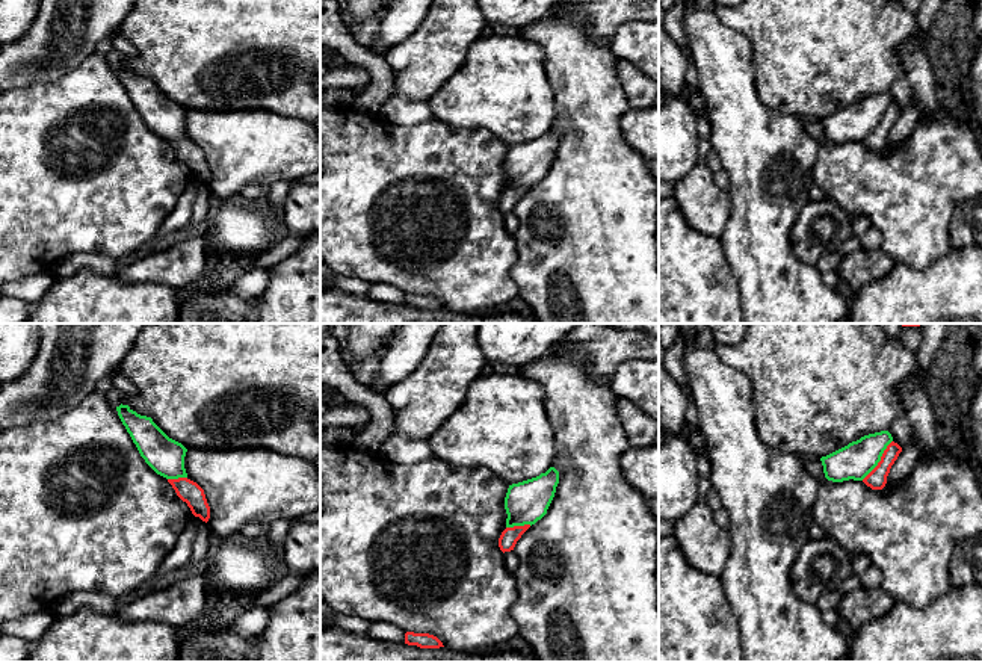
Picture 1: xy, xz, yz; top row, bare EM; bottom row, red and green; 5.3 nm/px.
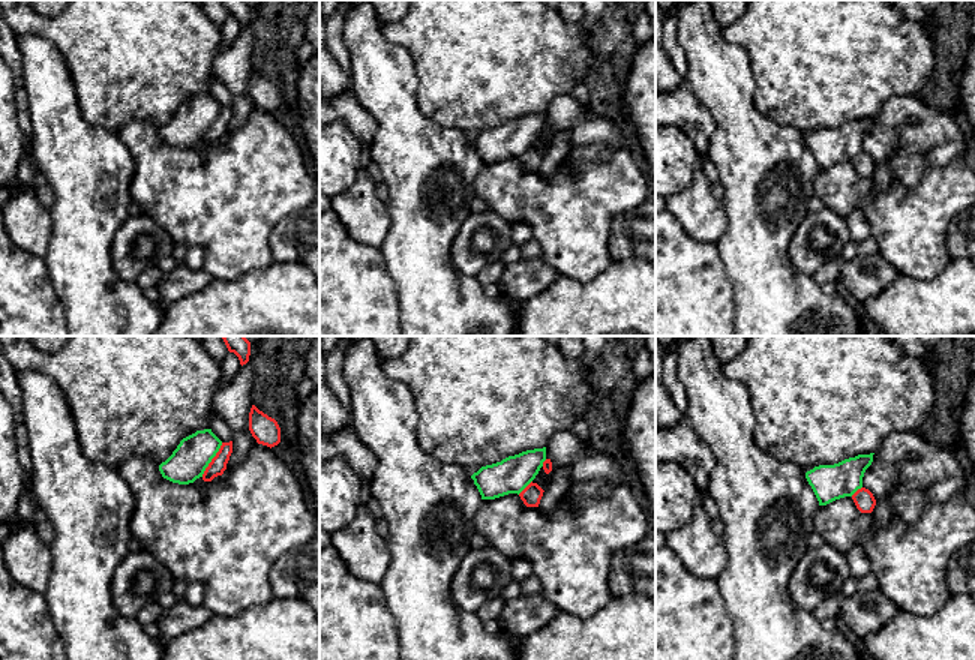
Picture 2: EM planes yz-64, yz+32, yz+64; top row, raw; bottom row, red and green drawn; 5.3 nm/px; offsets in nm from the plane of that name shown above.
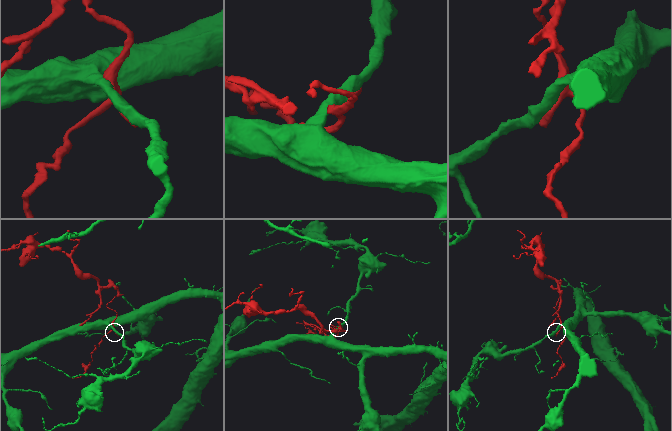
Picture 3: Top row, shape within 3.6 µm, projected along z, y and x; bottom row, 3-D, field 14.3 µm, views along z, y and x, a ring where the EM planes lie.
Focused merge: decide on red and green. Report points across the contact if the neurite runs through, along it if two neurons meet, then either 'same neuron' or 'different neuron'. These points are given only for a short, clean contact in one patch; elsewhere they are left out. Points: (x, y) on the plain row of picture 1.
different neuron

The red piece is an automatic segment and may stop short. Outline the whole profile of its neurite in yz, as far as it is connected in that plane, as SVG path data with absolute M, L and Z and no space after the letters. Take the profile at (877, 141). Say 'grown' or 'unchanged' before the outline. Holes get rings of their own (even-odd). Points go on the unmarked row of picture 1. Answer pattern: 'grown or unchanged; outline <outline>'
unchanged; outline M891 103L884 112L878 127L863 141L863 144L872 151L882 151L887 145L890 130L900 113L902 109L897 104Z

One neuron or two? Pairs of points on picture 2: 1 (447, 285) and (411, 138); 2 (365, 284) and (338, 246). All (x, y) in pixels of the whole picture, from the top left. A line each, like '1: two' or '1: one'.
1: one
2: one

